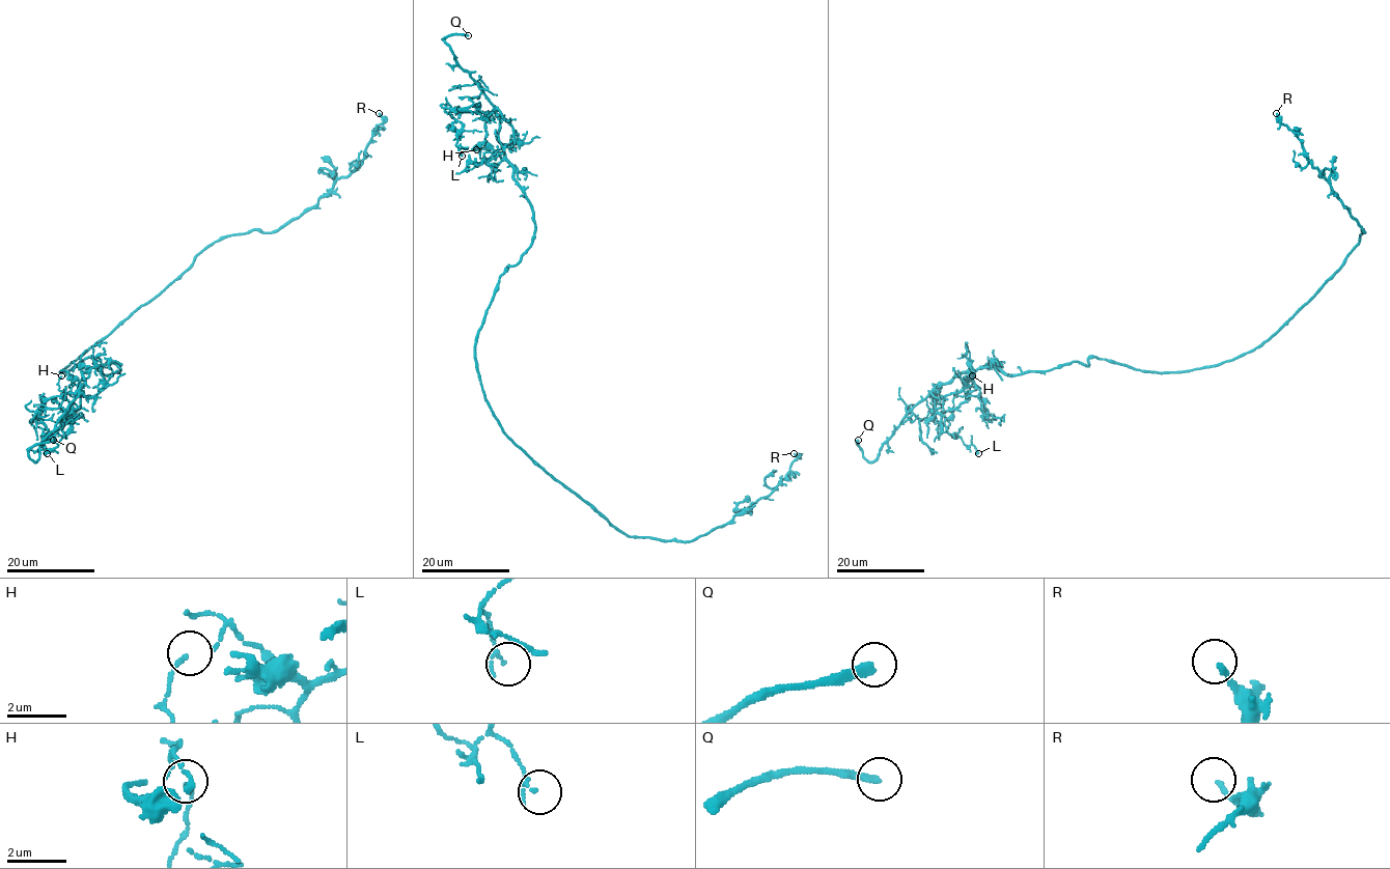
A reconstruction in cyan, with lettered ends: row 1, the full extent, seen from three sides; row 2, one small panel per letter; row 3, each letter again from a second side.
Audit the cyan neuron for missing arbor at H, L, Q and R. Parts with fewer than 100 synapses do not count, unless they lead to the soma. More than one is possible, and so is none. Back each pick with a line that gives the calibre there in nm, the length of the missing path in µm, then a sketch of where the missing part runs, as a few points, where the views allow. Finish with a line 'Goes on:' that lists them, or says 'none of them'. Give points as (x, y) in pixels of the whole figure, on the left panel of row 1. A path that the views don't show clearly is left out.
Q: Thickness 280 nm. Missing length about 45 µm. Course of what is missing: (53, 440), (86, 425), (113, 407), (143, 402), (172, 373), (191, 367)
Goes on: Q

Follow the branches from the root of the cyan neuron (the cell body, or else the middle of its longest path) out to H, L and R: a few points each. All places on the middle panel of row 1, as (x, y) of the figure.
H: (485, 398), (476, 334), (500, 276), (530, 245), (534, 220), (497, 137), (494, 112), (488, 112), (476, 149)
L: (485, 398), (476, 334), (500, 276), (530, 245), (534, 220), (494, 112), (449, 113), (462, 124), (462, 156)
R: (485, 398), (517, 445), (633, 537), (689, 542), (727, 524), (776, 488), (798, 457), (794, 453)

